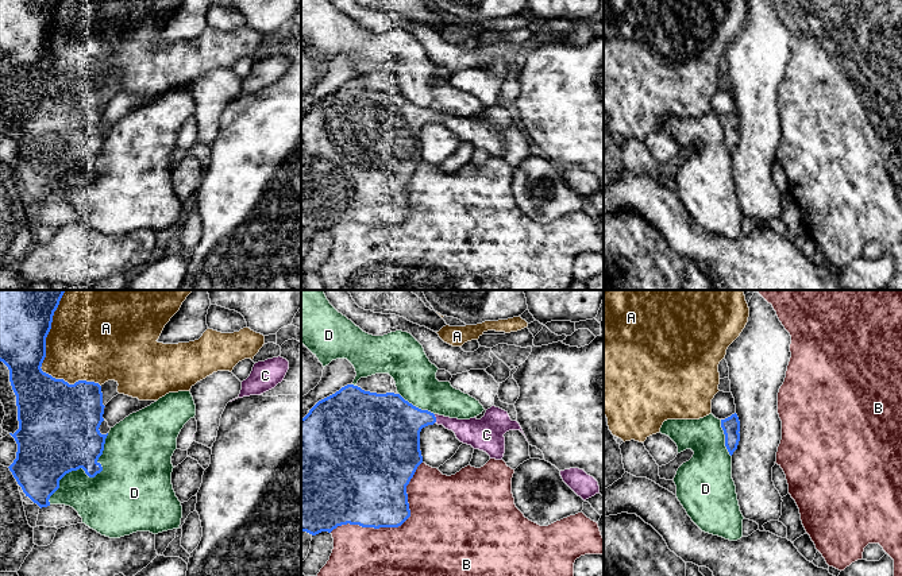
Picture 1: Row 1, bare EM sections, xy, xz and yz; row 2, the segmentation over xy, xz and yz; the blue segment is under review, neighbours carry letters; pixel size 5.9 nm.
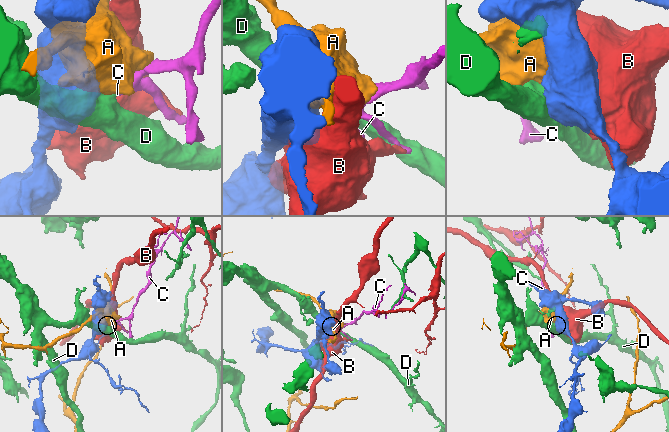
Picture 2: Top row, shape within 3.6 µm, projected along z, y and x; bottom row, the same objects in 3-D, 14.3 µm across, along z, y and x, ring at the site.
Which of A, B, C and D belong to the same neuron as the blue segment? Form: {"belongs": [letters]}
{"belongs": ["C"]}

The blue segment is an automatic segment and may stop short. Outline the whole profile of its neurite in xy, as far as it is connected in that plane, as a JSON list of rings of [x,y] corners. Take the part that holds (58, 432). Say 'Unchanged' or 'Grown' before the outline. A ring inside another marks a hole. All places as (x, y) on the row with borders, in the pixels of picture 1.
Unchanged. [[[0,290],[0,362],[9,370],[19,421],[19,429],[9,433],[18,444],[18,452],[8,468],[26,496],[41,509],[50,506],[49,499],[66,473],[82,468],[89,478],[95,478],[103,471],[97,460],[108,436],[99,430],[105,407],[101,386],[86,380],[69,384],[41,368],[46,357],[46,337],[63,293],[65,290]]]

